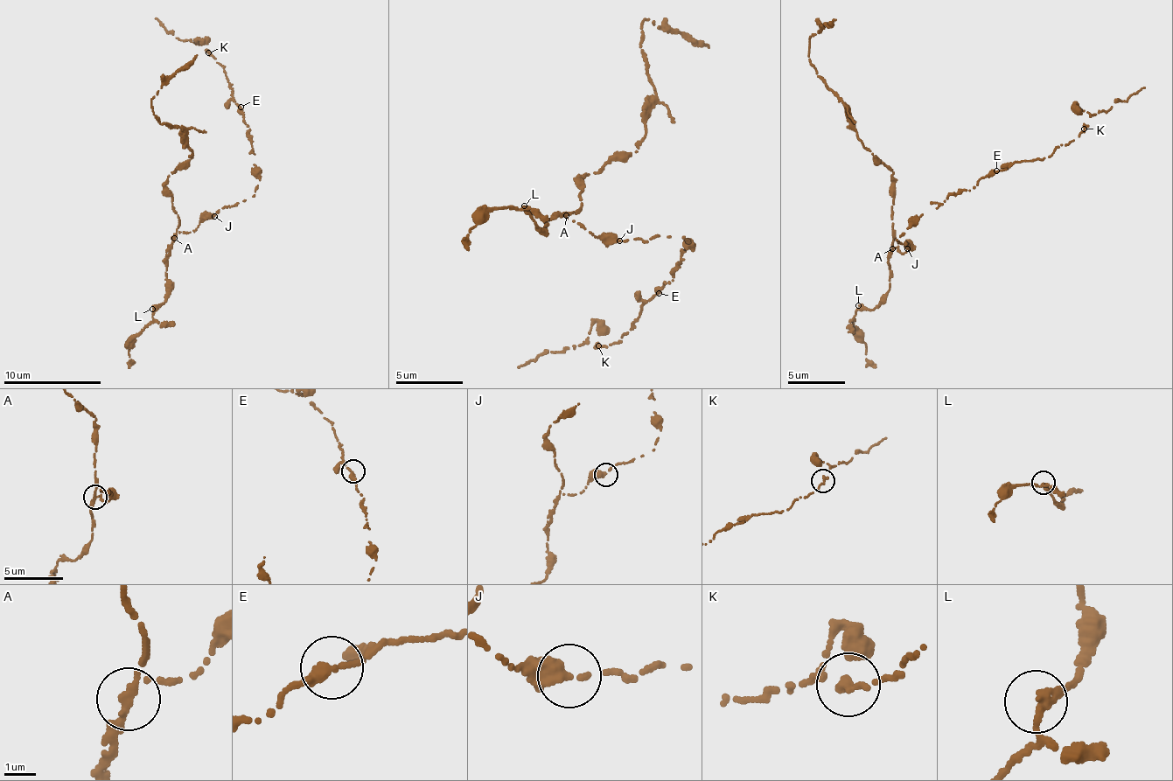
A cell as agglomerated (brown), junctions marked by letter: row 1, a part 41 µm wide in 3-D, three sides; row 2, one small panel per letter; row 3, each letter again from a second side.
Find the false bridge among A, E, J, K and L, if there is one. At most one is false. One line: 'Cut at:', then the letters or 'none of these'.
Cut at: A

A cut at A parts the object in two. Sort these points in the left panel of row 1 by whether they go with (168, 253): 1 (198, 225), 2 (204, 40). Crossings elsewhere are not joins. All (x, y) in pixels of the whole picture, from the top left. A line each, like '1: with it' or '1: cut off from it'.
1: with it
2: with it

